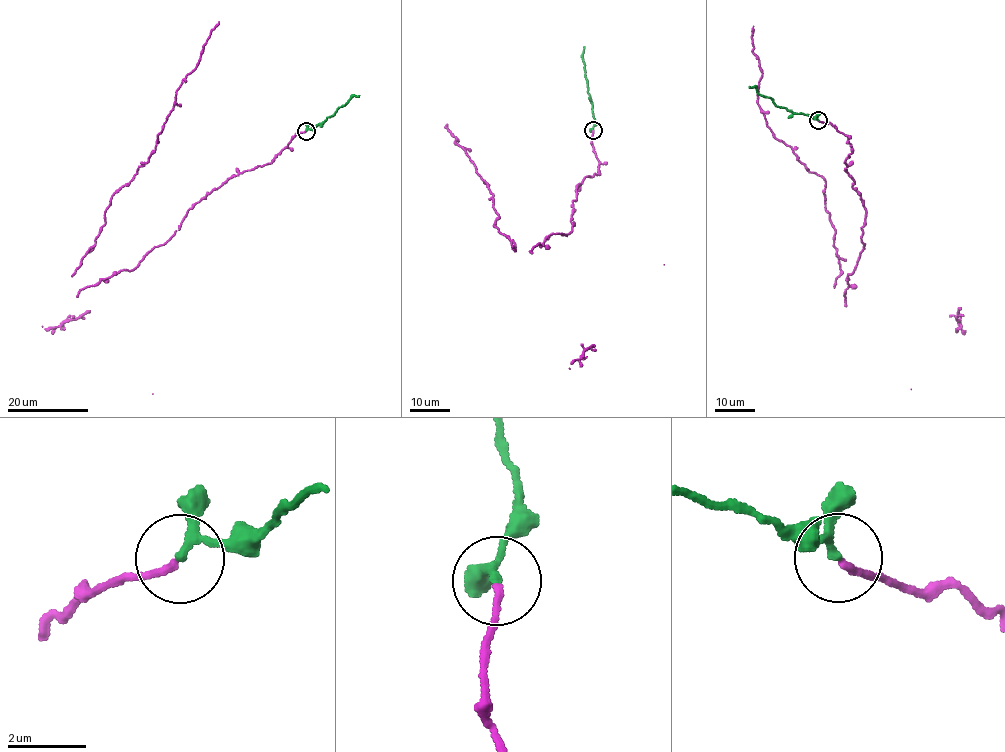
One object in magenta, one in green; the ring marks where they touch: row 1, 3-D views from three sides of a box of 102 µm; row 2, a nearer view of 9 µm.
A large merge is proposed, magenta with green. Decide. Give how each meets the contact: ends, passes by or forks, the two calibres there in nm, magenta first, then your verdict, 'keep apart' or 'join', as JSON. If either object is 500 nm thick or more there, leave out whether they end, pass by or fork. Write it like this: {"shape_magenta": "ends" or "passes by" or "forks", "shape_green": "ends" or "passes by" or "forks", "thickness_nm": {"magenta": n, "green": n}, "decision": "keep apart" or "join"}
{"shape_magenta": "ends", "shape_green": "passes by", "thickness_nm": {"magenta": 160, "green": 170}, "decision": "join"}

